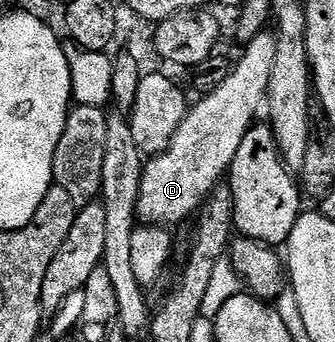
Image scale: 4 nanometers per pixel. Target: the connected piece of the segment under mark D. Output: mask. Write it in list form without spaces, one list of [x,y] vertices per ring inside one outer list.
[[[269,31],[252,37],[244,46],[245,51],[239,63],[234,64],[227,82],[214,92],[204,94],[199,99],[201,101],[195,101],[172,137],[168,151],[146,162],[137,204],[140,222],[173,227],[189,216],[192,218],[226,176],[243,136],[254,124],[255,113],[266,102],[276,43],[276,36]]]

